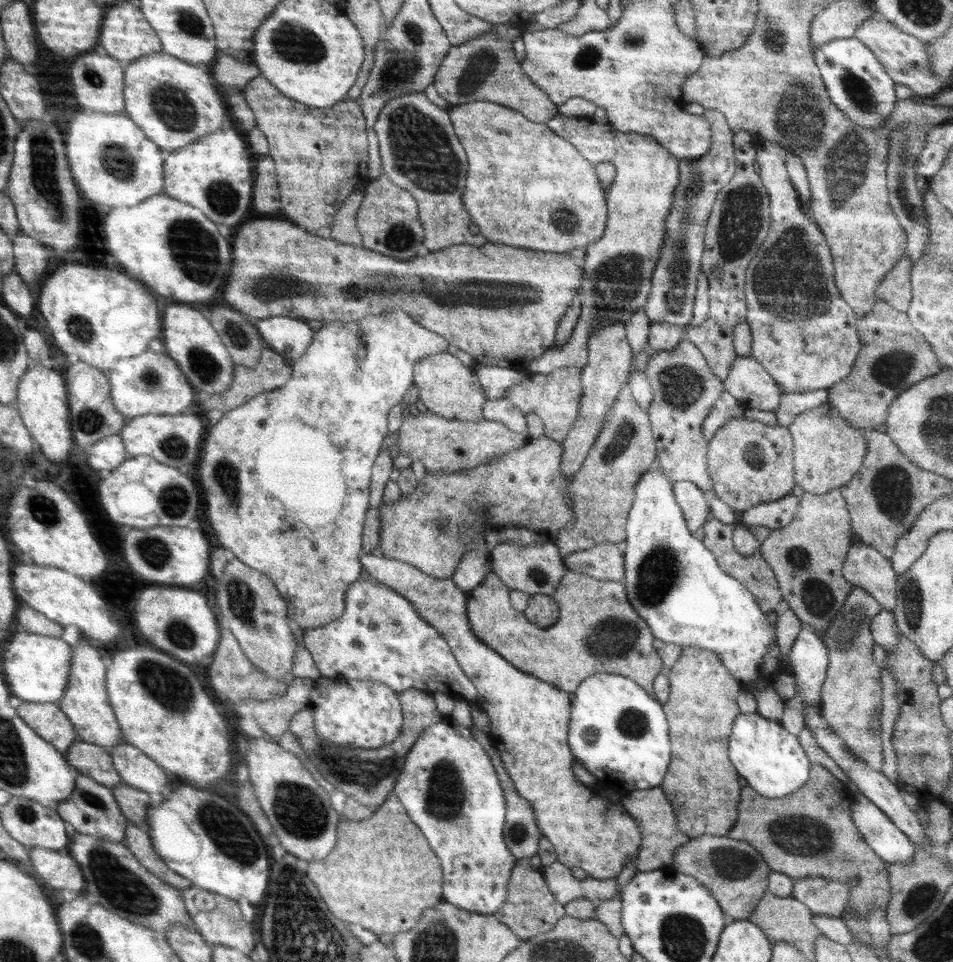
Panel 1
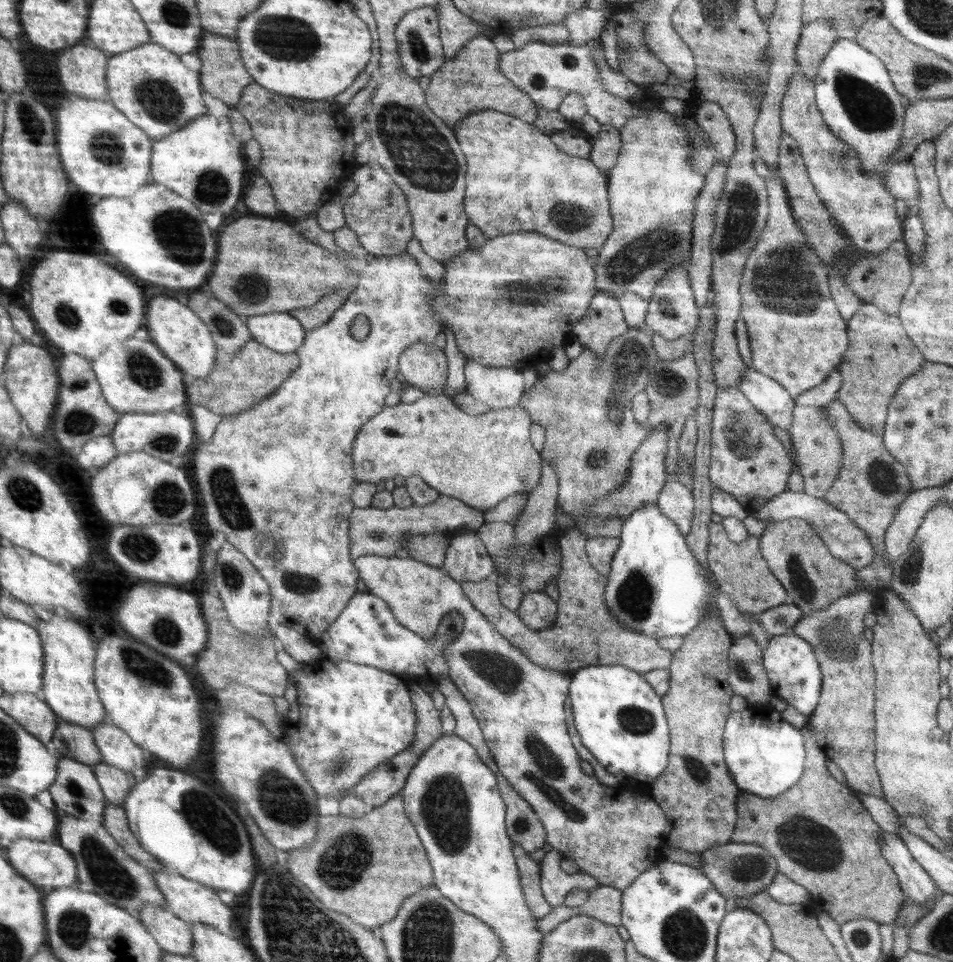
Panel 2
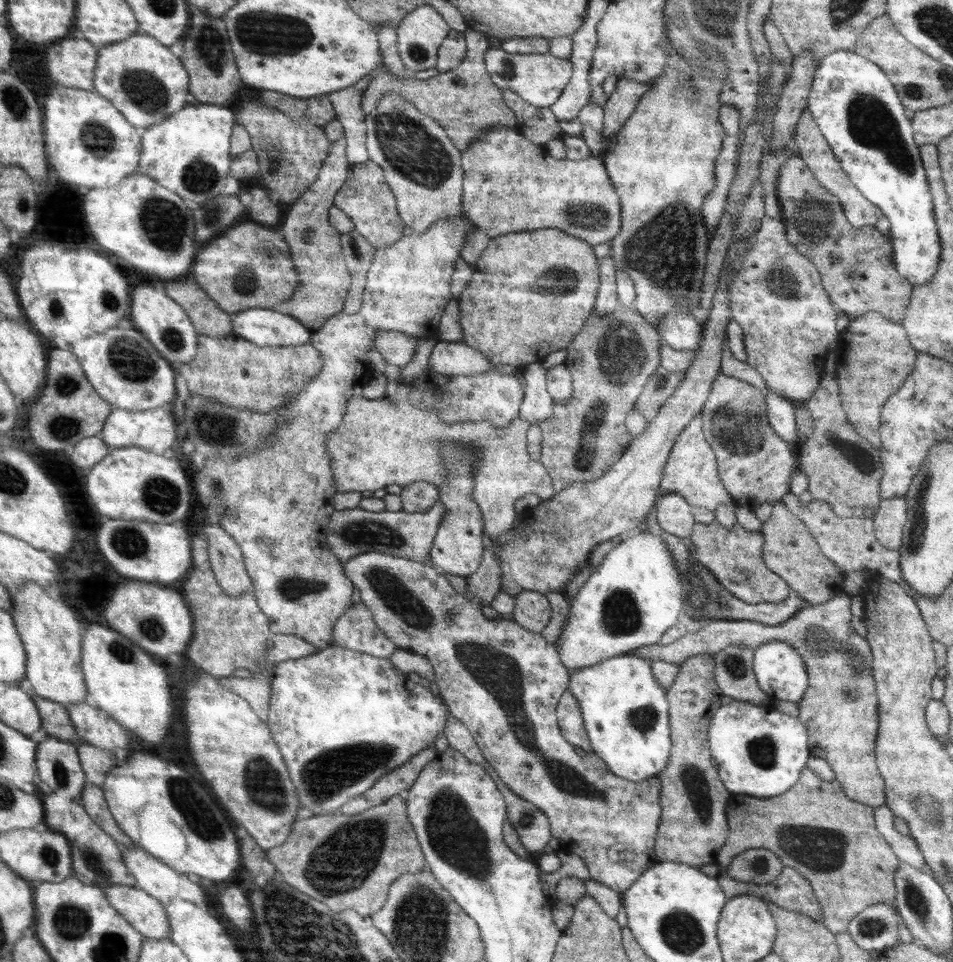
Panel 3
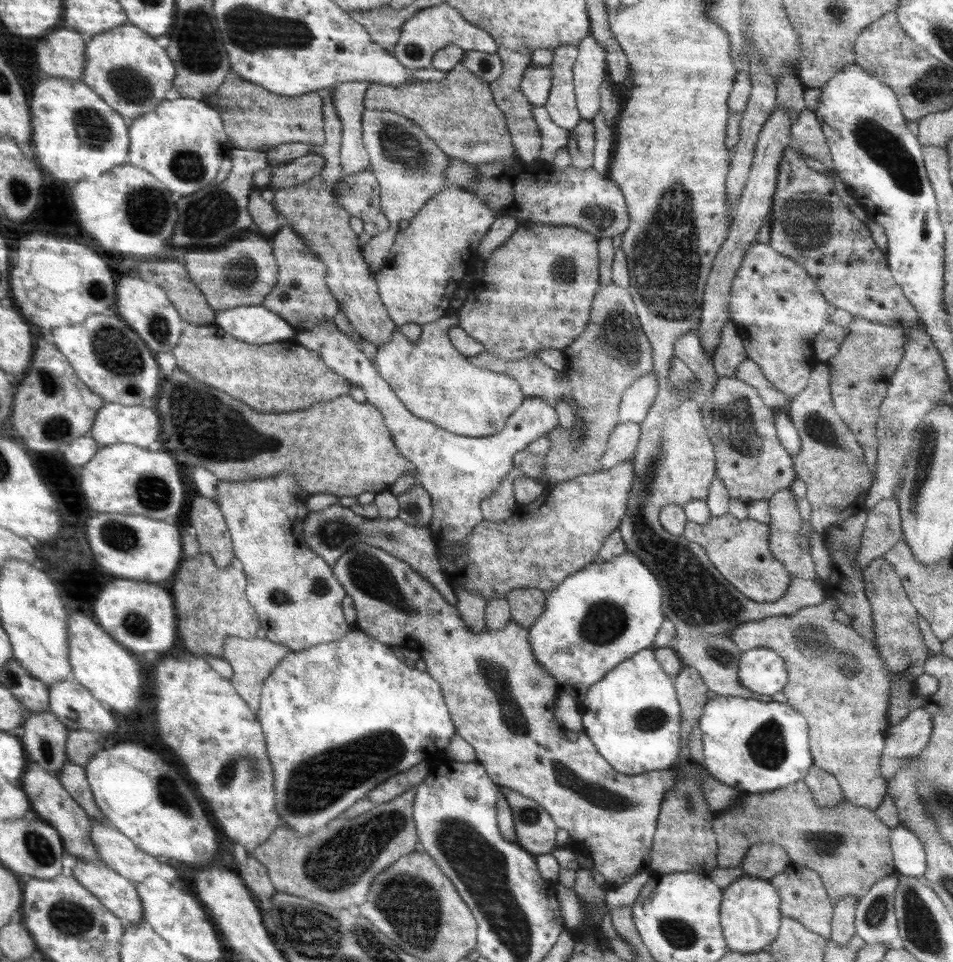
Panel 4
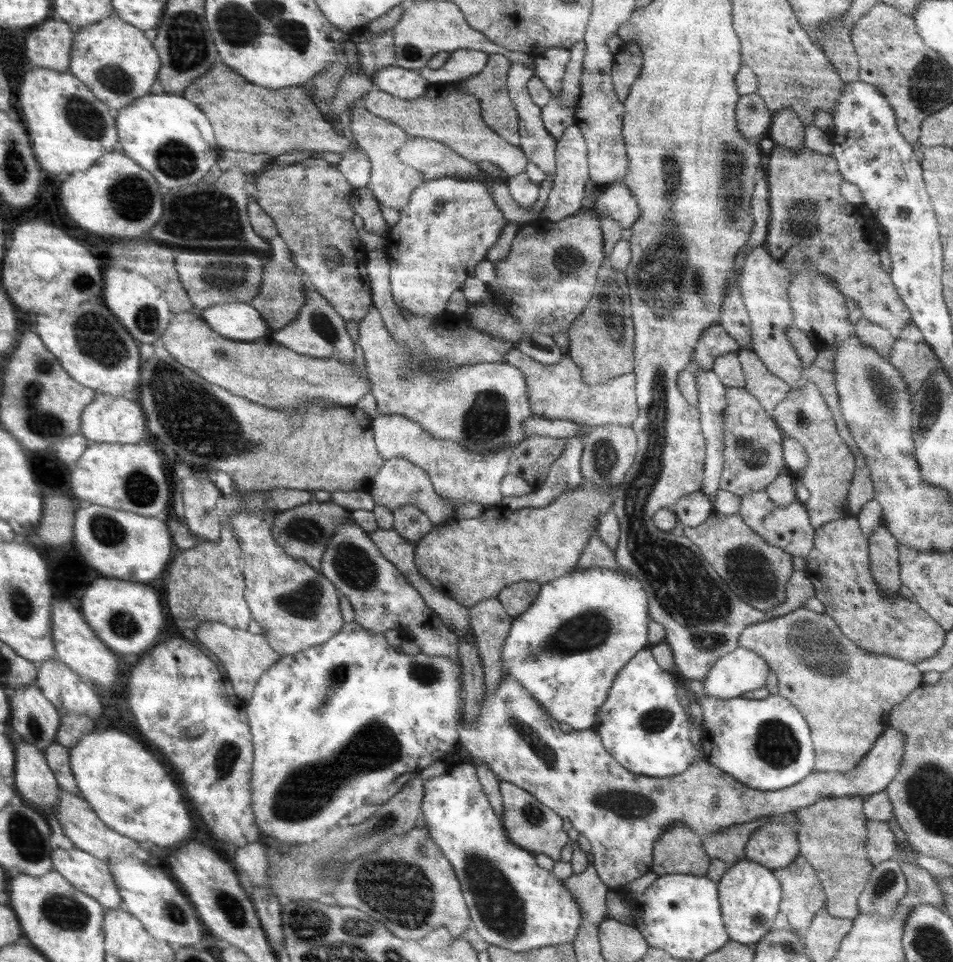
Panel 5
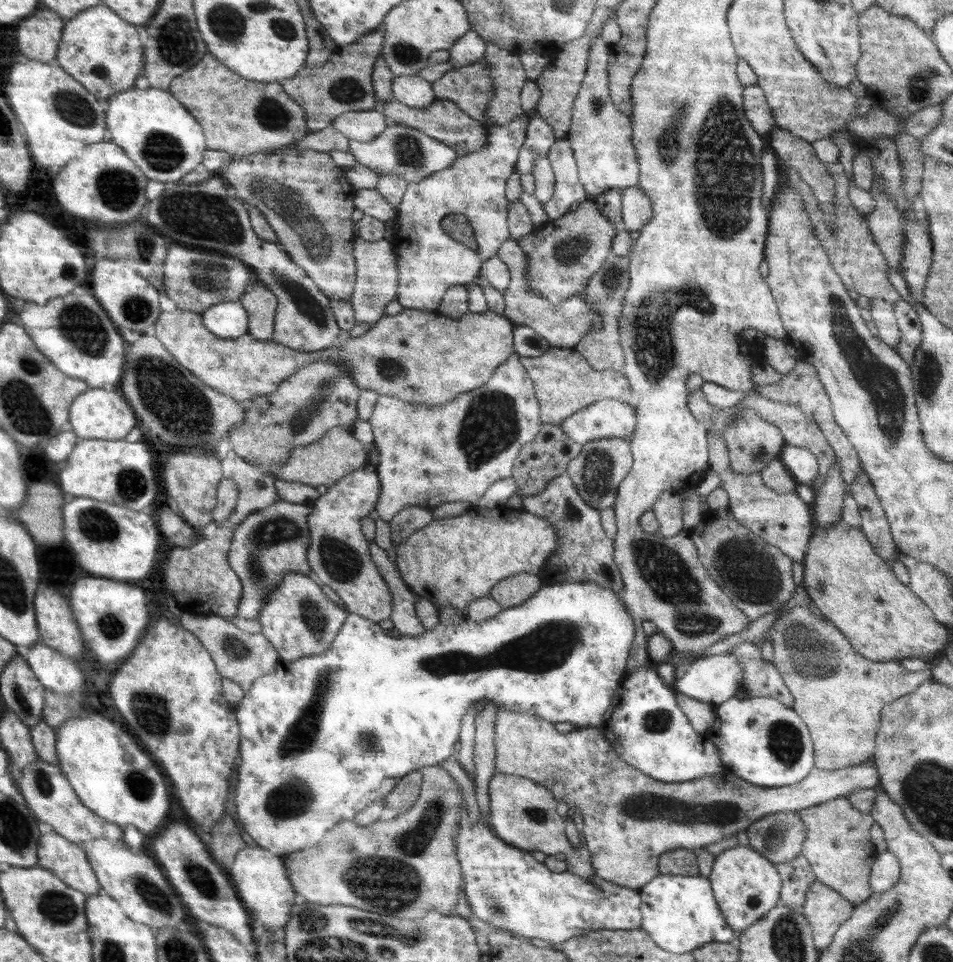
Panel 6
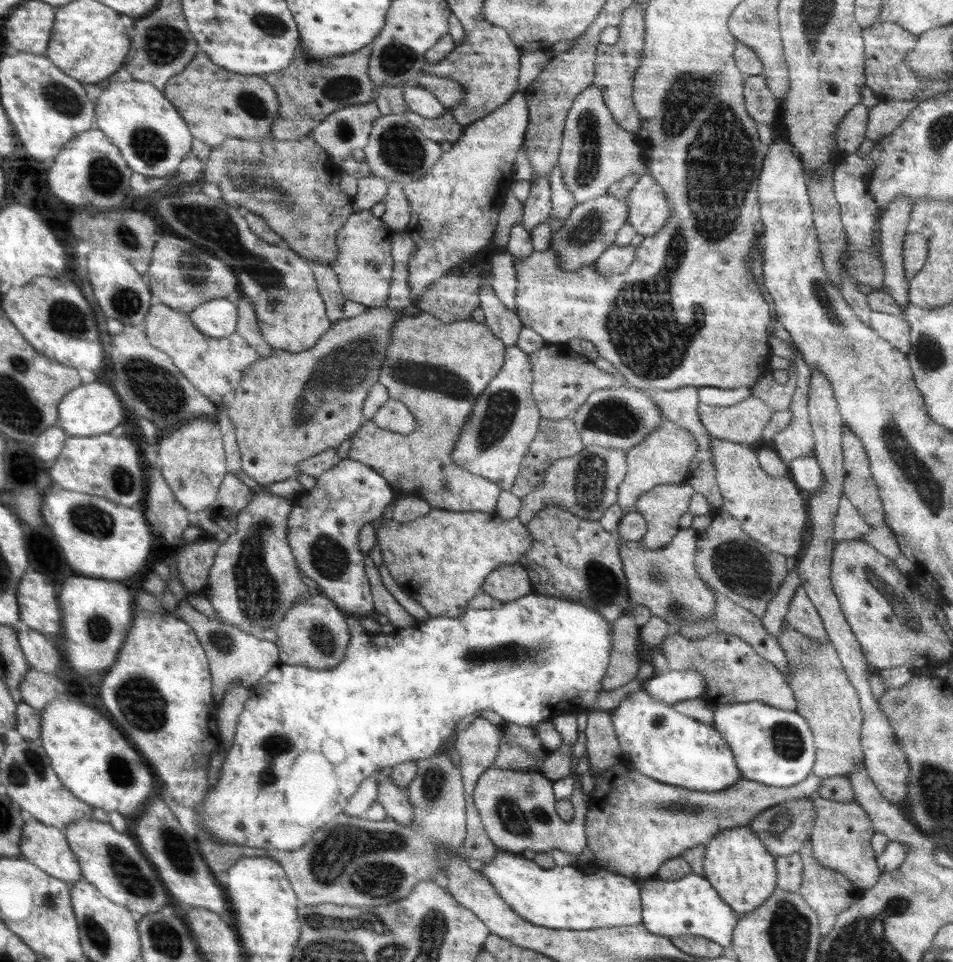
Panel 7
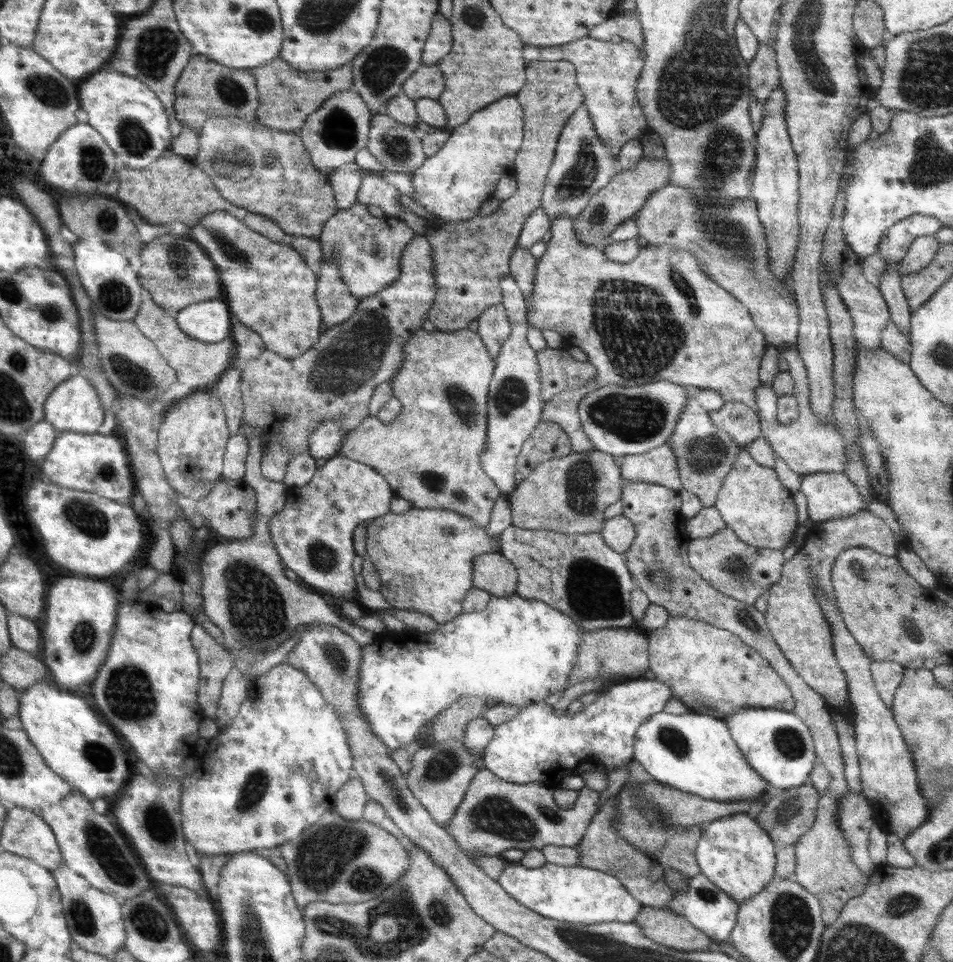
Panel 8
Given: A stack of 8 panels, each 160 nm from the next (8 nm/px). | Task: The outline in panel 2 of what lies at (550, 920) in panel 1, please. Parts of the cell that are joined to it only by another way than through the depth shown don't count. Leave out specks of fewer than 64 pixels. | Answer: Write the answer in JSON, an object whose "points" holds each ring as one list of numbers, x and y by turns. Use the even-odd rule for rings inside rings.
{"points":[[513,842,512,852,517,864,522,892,528,908,533,912,536,920,550,914,552,907,543,898,541,883,541,868,539,862,530,857,521,846]]}

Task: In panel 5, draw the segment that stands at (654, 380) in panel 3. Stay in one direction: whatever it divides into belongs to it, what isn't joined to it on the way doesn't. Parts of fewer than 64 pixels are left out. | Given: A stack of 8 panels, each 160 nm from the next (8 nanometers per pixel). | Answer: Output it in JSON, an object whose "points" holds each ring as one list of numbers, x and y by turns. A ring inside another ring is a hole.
{"points":[[517,348,504,354,506,363,519,368,527,382,529,403,534,413,547,419,564,419,582,424,587,428,616,424,630,426,638,414,634,373,616,376,598,386,589,386,583,381,580,367,567,353,558,364,542,364,522,354]]}

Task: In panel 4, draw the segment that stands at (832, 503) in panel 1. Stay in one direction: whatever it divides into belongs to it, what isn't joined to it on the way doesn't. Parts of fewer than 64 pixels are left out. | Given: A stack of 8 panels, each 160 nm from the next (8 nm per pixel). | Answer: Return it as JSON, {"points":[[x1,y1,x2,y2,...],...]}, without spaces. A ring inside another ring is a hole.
{"points":[[789,488,772,495,769,513,769,546,775,559,784,565,791,578,817,579,810,550,799,545,801,516,796,496]]}

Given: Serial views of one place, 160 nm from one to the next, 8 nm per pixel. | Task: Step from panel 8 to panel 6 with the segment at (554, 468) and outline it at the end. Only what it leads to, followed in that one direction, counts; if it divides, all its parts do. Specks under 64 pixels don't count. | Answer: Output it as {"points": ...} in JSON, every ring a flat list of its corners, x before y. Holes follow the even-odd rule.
{"points":[[599,438,582,445,580,454,568,462,565,473,570,475,578,494,592,508,601,511,613,508,619,484,632,469,633,456,630,440,623,438]]}

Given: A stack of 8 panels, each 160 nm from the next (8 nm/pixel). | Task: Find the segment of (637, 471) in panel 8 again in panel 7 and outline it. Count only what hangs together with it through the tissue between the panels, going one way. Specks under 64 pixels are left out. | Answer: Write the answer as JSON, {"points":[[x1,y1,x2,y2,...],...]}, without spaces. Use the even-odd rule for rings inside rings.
{"points":[[664,417,655,431,648,433,647,437,626,451,627,474,617,492,617,503,623,515,630,510,630,506,635,506,641,494,654,486,685,483,696,451,697,442,693,434]]}

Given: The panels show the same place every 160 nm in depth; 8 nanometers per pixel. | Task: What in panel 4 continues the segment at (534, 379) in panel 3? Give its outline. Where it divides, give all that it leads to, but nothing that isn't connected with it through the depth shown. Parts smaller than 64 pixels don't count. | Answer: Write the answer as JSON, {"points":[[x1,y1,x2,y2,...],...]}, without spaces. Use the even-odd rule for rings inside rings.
{"points":[[328,318,318,322,316,327,312,327,310,331,296,332,296,337,292,342,304,346,305,349,320,353,326,366,329,366,336,374,349,380,353,386,360,387,364,391,367,401,380,410,385,425,388,427,395,445,399,448,399,453,415,464,417,480,431,496,432,518,428,529,431,532,433,541,437,544,437,548,442,547,441,552,447,554,447,556,453,554,451,550,453,550,455,542,467,540,474,527,483,521,480,503,484,502,485,498,490,496,496,489,499,489,501,482,513,468,514,455,518,451,524,450,524,447,536,437,546,436,550,431,556,429,559,424,557,412,546,401,538,397,525,397,522,404,508,417,506,429,502,429,499,433,489,437,460,436,414,416,393,393,390,385,379,375,374,362,363,353,362,349,357,347,357,344,348,335,340,333,340,328,336,327,333,319]]}

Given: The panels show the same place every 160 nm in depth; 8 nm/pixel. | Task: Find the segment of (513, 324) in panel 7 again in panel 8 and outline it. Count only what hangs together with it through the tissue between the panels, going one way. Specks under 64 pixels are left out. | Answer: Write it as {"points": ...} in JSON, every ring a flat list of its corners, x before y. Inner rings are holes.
{"points":[[500,303,488,307,478,317,478,322,480,326,478,326,477,334,480,340,484,341,489,357,495,360,502,344,512,332,504,304]]}

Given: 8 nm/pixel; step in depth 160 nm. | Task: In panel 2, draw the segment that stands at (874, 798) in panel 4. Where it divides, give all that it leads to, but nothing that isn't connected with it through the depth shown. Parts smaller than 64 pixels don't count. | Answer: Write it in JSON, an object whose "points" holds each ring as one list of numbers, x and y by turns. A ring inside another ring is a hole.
{"points":[[576,527,560,531,556,540,561,552,561,569,556,582,558,592,557,619,547,629,529,633,516,611,508,610,499,599,499,584,491,576,480,582,460,582,470,602,492,623,492,626,519,648,530,662,560,673,572,675,585,666,627,666,640,675,656,669,669,669,674,652,662,648,657,639,623,627,604,602,607,578,588,562,585,544,588,537],[858,590,856,593,837,598,828,608,804,614,793,626,792,634,804,639,816,655,822,672,822,687,818,705,808,718,810,732,816,736,824,754,834,761,846,776,848,788,860,794,871,794,883,798,883,786,875,763,875,718,874,688,875,676,872,662,871,642,864,637,864,617,877,611,877,598,872,592]]}

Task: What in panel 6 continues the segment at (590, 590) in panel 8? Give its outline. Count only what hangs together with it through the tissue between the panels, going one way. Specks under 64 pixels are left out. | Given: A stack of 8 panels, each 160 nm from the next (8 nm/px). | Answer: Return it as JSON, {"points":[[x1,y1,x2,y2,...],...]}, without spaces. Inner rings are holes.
{"points":[[562,473,560,476,554,477,541,493,522,497,522,506,525,511,549,520,549,523,557,532,557,549,545,564,545,570,540,576,543,582,554,584,596,583,604,588,612,589,618,596,624,594,624,583,621,572,613,559,615,546,613,540,608,538,603,529,601,514,586,501,583,501,568,473]]}

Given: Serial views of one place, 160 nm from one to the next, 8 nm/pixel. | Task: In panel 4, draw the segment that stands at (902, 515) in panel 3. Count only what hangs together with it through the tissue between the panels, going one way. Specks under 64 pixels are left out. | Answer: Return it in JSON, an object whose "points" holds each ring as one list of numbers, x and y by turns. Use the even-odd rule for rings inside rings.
{"points":[[882,499,866,510,867,521,855,562,863,571,872,560,885,555,903,536,901,514,894,499]]}

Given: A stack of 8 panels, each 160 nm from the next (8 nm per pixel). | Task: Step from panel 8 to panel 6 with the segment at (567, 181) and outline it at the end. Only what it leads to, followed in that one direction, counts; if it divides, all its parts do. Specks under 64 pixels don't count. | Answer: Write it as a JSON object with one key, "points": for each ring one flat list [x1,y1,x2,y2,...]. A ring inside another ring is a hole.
{"points":[[598,35,590,47,587,73,575,98,571,125,566,140,570,141,578,167,580,182,590,199,611,189,622,190,639,184,639,164,632,144,631,120,612,102,607,73,610,46]]}

